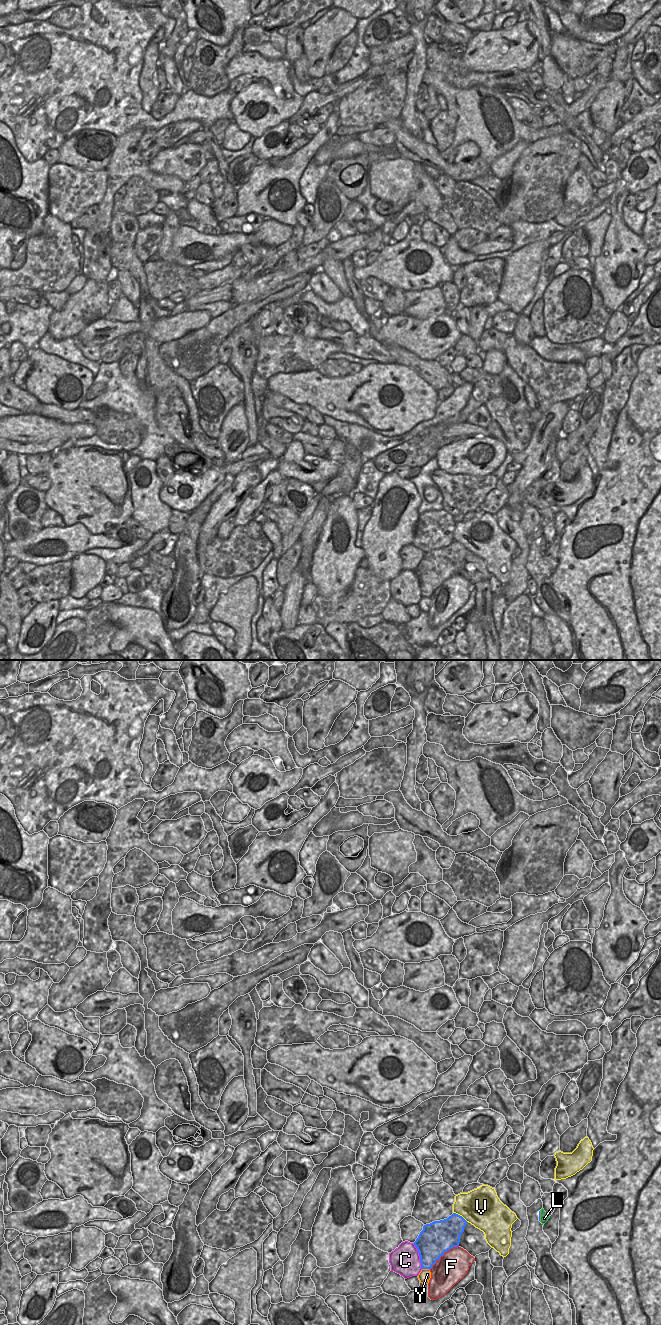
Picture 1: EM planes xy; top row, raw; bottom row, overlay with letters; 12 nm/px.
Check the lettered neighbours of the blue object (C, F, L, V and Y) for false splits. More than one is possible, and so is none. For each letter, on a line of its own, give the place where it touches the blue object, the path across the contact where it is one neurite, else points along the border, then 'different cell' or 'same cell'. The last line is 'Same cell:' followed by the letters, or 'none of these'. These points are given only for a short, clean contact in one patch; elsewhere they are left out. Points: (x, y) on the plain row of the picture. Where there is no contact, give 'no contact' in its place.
C: meets blue in xy at (419, 583); different cell
F: meets blue in xy at (443, 582); different cell
L: meets blue in xy at (539, 544); runs through xy (539, 539), (539, 544), (544, 546); same cell
V: meets blue in xy at (459, 543); different cell
Y: meets blue in xy at (426, 596); different cell
Same cell: L

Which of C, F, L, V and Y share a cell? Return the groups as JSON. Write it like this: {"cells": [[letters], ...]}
{"cells": [["C"], ["F"], ["L"], ["V"], ["Y"]]}

